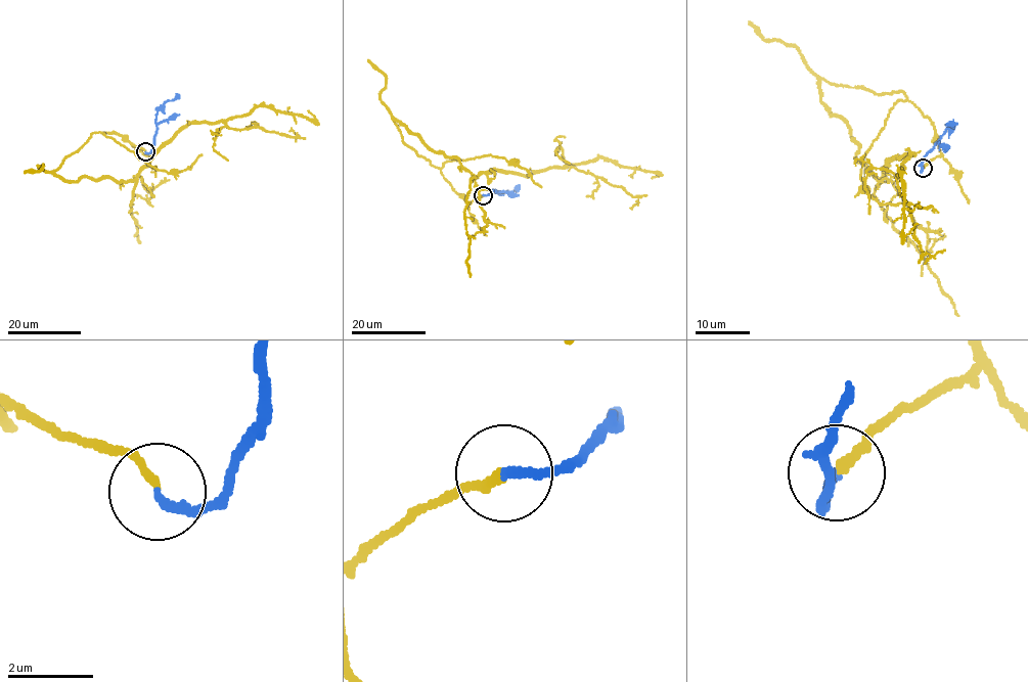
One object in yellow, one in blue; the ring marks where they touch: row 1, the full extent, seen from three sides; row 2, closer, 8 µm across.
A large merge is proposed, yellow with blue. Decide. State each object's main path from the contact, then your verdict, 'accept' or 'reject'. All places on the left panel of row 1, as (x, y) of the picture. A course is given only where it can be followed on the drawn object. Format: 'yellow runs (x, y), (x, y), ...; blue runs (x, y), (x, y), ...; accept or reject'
yellow runs (145, 151), (94, 132), (53, 171), (71, 182), (126, 182), (190, 124), (258, 105), (314, 119), (308, 110); blue runs (145, 151), (149, 152), (153, 145), (158, 112), (176, 94); accept

